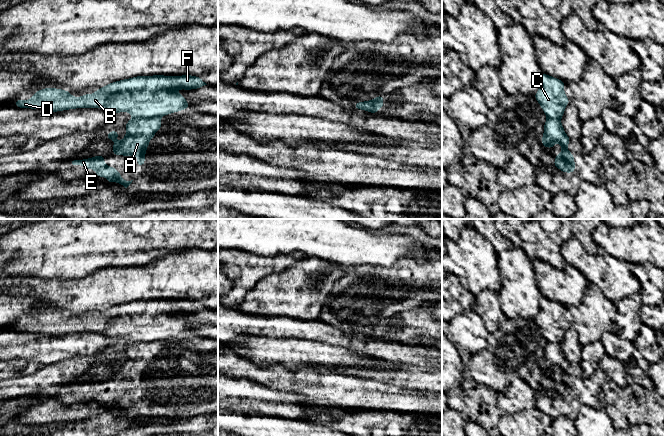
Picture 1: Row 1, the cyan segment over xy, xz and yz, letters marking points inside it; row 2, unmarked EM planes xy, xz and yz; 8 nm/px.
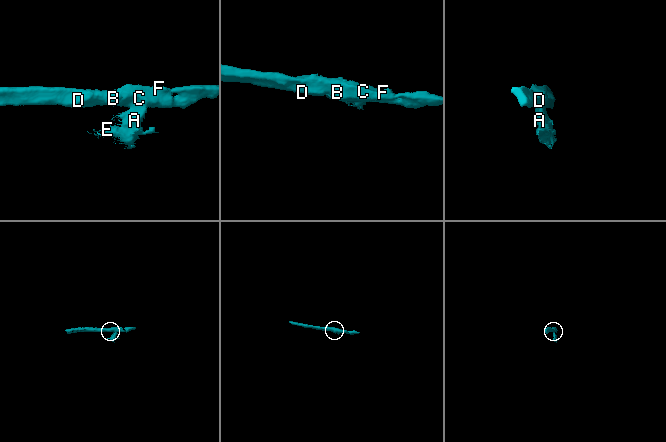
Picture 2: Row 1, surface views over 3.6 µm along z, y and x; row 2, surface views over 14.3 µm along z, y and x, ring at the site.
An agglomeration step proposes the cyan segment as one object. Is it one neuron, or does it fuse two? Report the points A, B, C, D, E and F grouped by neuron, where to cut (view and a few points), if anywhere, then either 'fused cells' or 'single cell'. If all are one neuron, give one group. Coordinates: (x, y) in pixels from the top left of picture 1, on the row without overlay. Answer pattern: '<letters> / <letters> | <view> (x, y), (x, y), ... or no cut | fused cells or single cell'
A E / B C D F | xy (159, 340), (132, 342) | fused cells

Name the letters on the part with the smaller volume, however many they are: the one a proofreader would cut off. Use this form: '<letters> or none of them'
A, E

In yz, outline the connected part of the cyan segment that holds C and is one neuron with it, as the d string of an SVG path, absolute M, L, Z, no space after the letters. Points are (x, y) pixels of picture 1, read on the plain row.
M544 296L540 299L539 307L540 311L534 319L535 323L547 342L560 344L565 337L565 330L570 328L570 324L564 317L566 307Z

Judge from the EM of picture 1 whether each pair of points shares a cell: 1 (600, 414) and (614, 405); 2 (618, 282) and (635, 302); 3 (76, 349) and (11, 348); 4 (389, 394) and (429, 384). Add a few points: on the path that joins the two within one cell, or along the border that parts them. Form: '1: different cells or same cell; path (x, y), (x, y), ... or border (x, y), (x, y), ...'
1: different cells; border (602, 406), (614, 425)
2: different cells; border (637, 293), (625, 296), (615, 303)
3: same cell; path (60, 348), (27, 348)
4: different cells; border (383, 381), (402, 386), (405, 389)

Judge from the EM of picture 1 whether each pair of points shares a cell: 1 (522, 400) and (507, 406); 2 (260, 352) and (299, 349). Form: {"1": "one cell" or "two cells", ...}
{"1": "one cell", "2": "one cell"}

